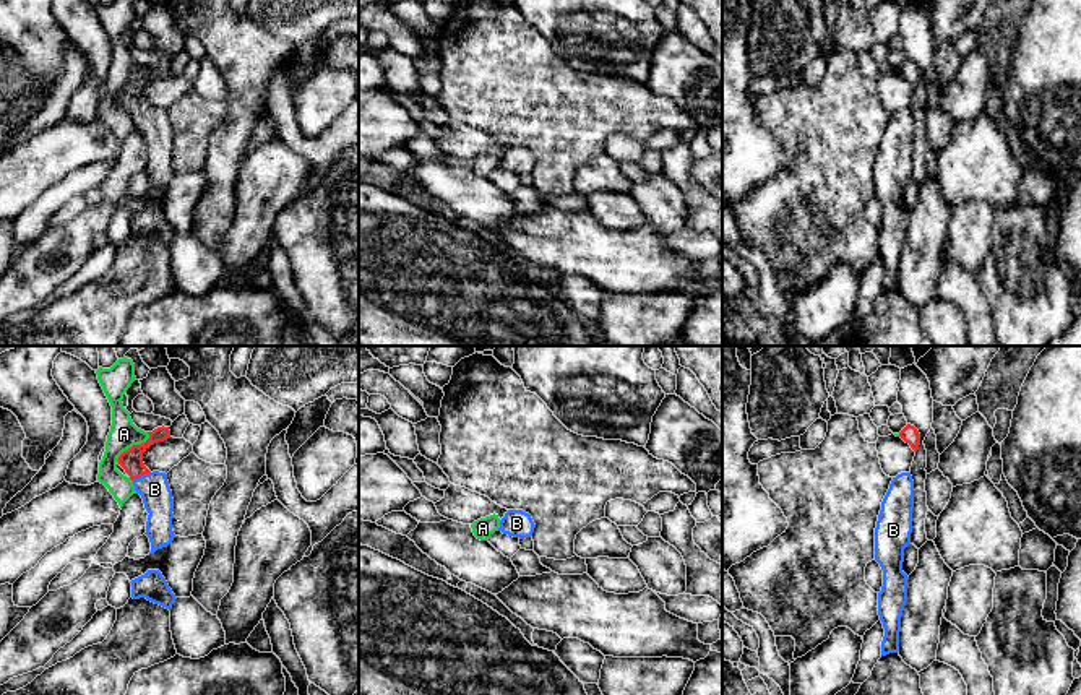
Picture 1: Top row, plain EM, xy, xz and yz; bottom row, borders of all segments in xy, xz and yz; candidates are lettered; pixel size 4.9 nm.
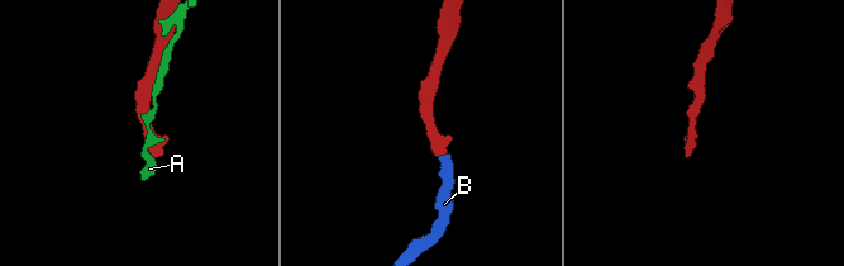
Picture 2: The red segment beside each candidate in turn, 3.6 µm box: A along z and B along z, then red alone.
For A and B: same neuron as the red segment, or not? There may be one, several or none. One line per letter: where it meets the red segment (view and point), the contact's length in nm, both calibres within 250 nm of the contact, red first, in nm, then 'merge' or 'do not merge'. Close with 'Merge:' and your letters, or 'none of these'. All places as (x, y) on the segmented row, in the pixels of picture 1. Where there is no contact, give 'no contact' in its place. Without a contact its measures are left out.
A: meets red in xy at (133, 445); contact 220 nm long; 110 nm thick on the red side, 150 nm on the other; do not merge
B: meets red in xy at (142, 474); contact 100 nm long; 110 nm thick on the red side, 150 nm on the other; merge
Merge: B

